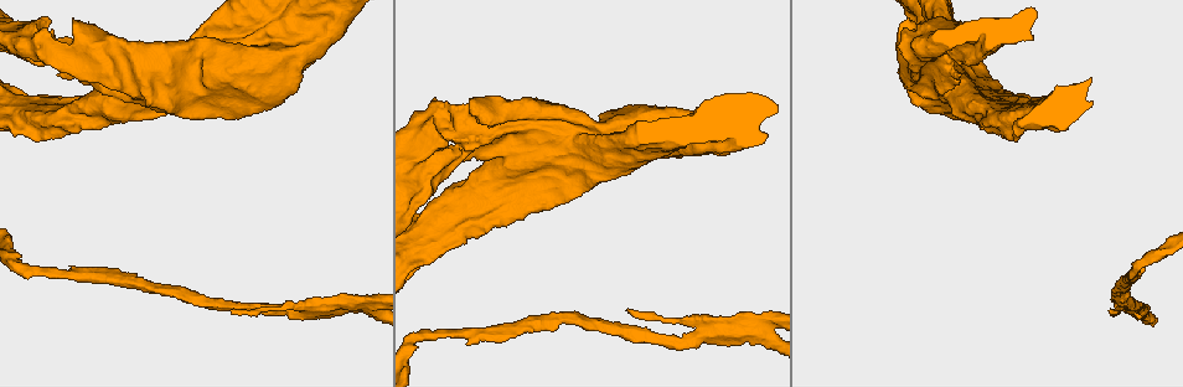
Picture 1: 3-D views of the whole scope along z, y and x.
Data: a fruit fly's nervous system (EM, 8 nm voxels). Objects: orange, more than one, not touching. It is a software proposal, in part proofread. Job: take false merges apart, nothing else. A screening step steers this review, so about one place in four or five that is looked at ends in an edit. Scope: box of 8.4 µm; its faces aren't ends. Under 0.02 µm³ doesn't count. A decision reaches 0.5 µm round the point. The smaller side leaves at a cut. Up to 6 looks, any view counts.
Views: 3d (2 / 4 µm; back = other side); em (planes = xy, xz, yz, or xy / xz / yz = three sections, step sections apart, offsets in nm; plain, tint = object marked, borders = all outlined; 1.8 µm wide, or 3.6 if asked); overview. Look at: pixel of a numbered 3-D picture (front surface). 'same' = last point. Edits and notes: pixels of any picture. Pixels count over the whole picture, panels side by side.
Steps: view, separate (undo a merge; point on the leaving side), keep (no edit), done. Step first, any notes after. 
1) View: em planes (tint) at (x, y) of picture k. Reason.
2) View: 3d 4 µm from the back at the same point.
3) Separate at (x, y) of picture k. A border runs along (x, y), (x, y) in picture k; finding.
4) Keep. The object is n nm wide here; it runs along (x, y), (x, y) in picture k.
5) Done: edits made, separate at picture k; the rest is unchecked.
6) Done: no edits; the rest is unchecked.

View: 3d 4 µm at (531, 112) of picture 1. Thick turns thin.

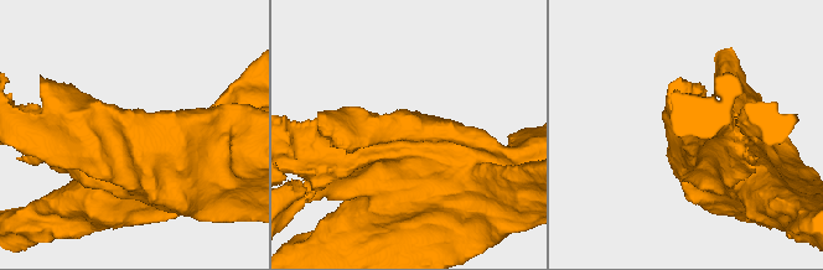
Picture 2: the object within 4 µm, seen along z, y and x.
View: em 3.6 µm xz step 4 (tint) at (410, 128) of picture 2.

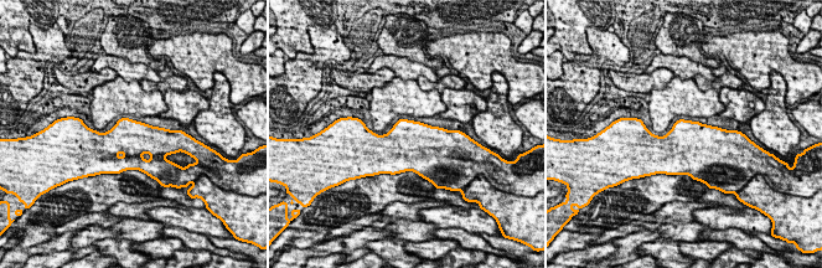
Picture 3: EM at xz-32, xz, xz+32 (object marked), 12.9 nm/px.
View: em 3.6 µm planes (tint) at the same point. Cut it another way.

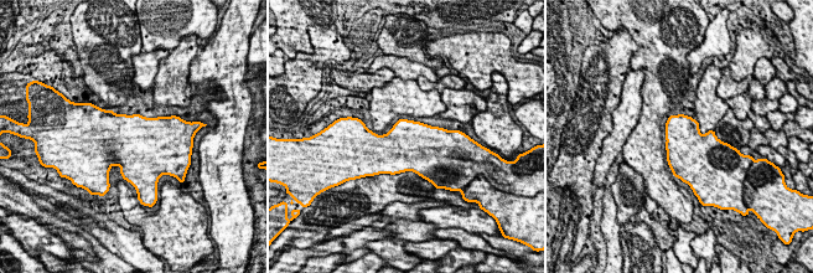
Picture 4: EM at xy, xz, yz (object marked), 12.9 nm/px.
Keep. The object is 550 nm wide here; all the same neuron.

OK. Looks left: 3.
View: em xy step 4 (tint) at (450, 164) of picture 1. Closes a loop.

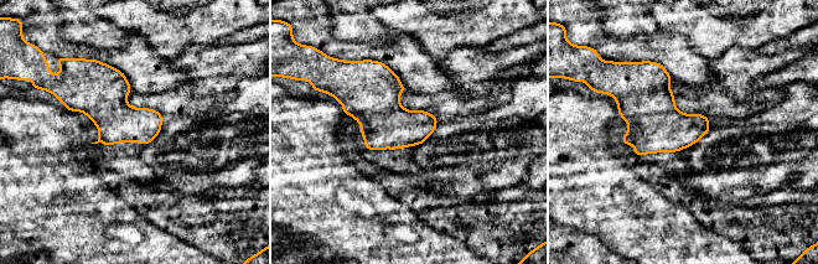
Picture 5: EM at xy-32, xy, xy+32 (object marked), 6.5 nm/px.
View: em planes (tint) at the same point.

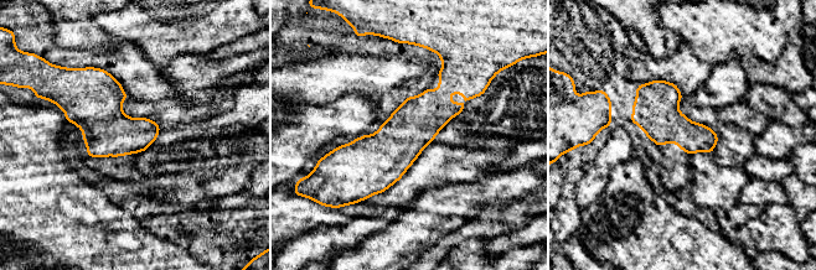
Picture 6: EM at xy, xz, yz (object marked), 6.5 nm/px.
Keep. Continuous, no second neuron.

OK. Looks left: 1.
Done: no edits; the rest is unchecked.

